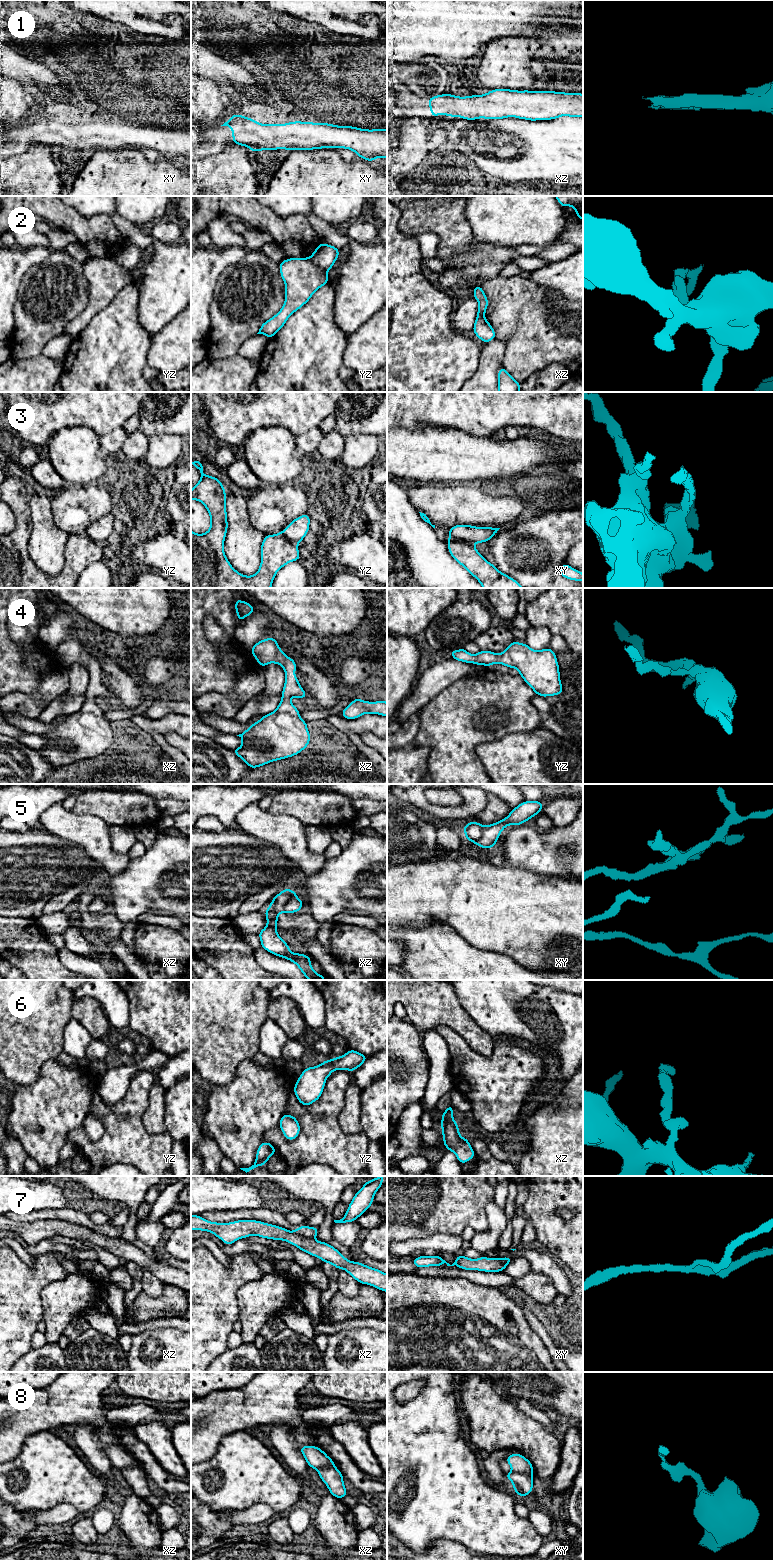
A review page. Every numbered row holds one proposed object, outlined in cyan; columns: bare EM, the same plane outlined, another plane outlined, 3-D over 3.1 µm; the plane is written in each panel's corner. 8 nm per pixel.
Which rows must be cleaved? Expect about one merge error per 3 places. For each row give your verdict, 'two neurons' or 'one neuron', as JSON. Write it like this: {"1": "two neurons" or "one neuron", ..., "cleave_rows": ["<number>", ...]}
{"1": "one neuron", "2": "two neurons", "3": "two neurons", "4": "one neuron", "5": "two neurons", "6": "one neuron", "7": "two neurons", "8": "two neurons", "cleave_rows": ["2", "3", "5", "7", "8"]}

